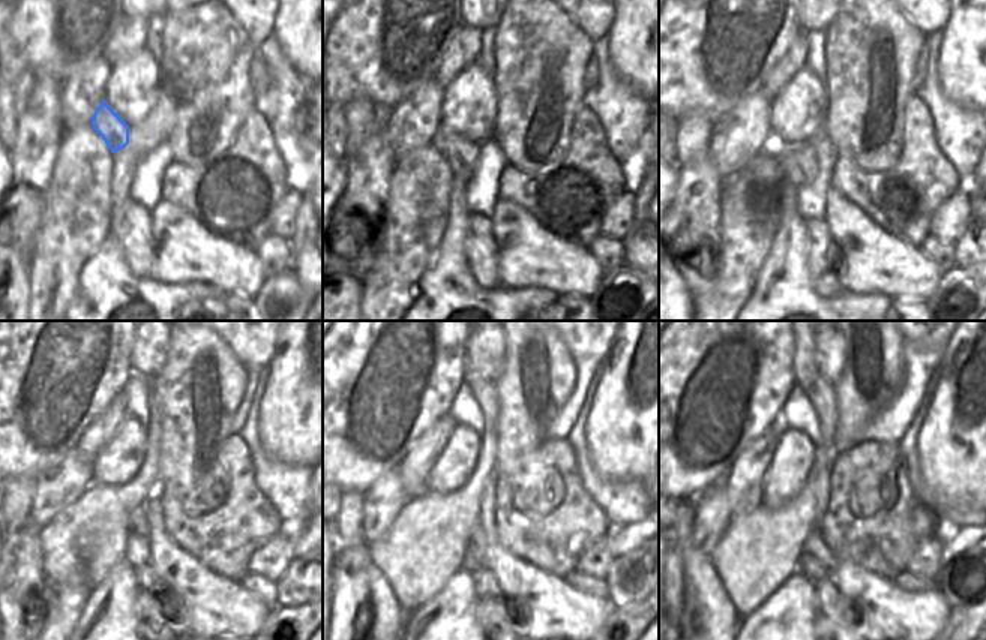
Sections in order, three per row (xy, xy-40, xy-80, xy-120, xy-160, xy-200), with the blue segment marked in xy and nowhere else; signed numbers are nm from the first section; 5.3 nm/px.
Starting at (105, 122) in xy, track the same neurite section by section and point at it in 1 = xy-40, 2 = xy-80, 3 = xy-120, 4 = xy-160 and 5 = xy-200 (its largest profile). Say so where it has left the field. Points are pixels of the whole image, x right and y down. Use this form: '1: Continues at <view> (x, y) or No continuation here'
1: Continues at xy-40 (462, 155)
2: Continues at xy-80 (799, 162)
3: Continues at xy-120 (137, 520)
4: Continues at xy-160 (477, 537)
5: Continues at xy-200 (815, 546).

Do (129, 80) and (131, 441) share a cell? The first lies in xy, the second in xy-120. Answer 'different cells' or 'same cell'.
same cell

